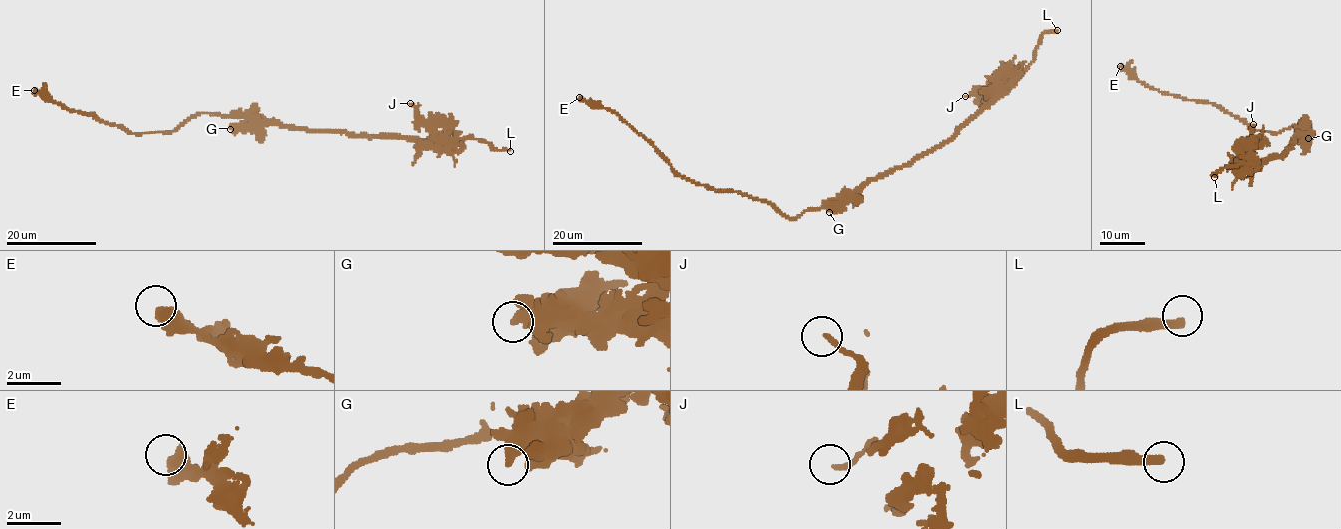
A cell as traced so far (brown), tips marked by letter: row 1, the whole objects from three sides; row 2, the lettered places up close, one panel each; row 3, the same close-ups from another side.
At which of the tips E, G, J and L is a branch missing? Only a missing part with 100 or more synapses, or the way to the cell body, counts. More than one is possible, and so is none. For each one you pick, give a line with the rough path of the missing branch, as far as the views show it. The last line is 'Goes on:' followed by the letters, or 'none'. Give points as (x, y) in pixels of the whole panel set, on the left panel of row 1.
L: Course of what is missing: (510, 151), (515, 149), (519, 155), (510, 152), (506, 155), (513, 168), (526, 172), (535, 188)
Goes on: L

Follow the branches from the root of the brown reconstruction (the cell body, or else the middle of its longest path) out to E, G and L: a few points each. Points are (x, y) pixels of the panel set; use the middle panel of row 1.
E: (827, 208), (807, 210), (790, 218), (767, 202), (686, 180), (615, 113), (579, 97)
G: (827, 208), (846, 198), (829, 212)
L: (827, 208), (840, 204), (871, 181), (910, 164), (948, 142), (1016, 81), (1033, 60), (1042, 34), (1057, 30)

